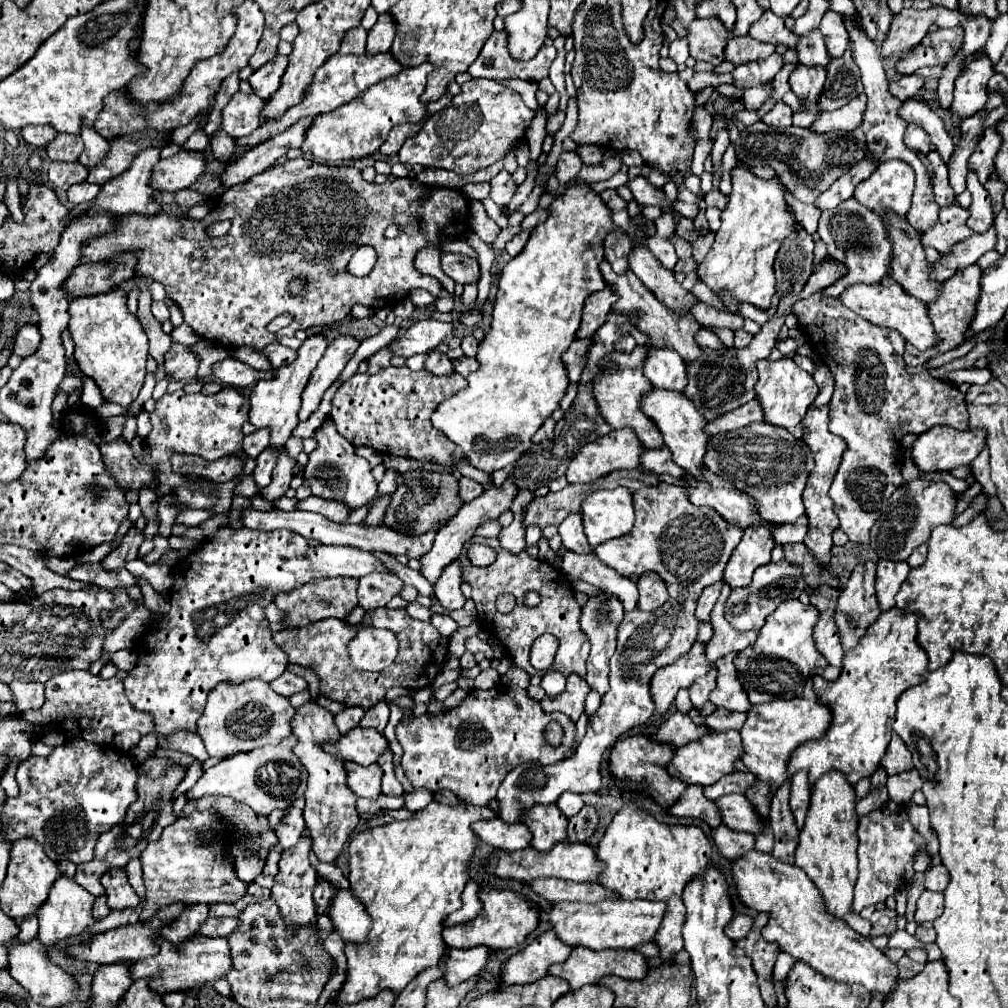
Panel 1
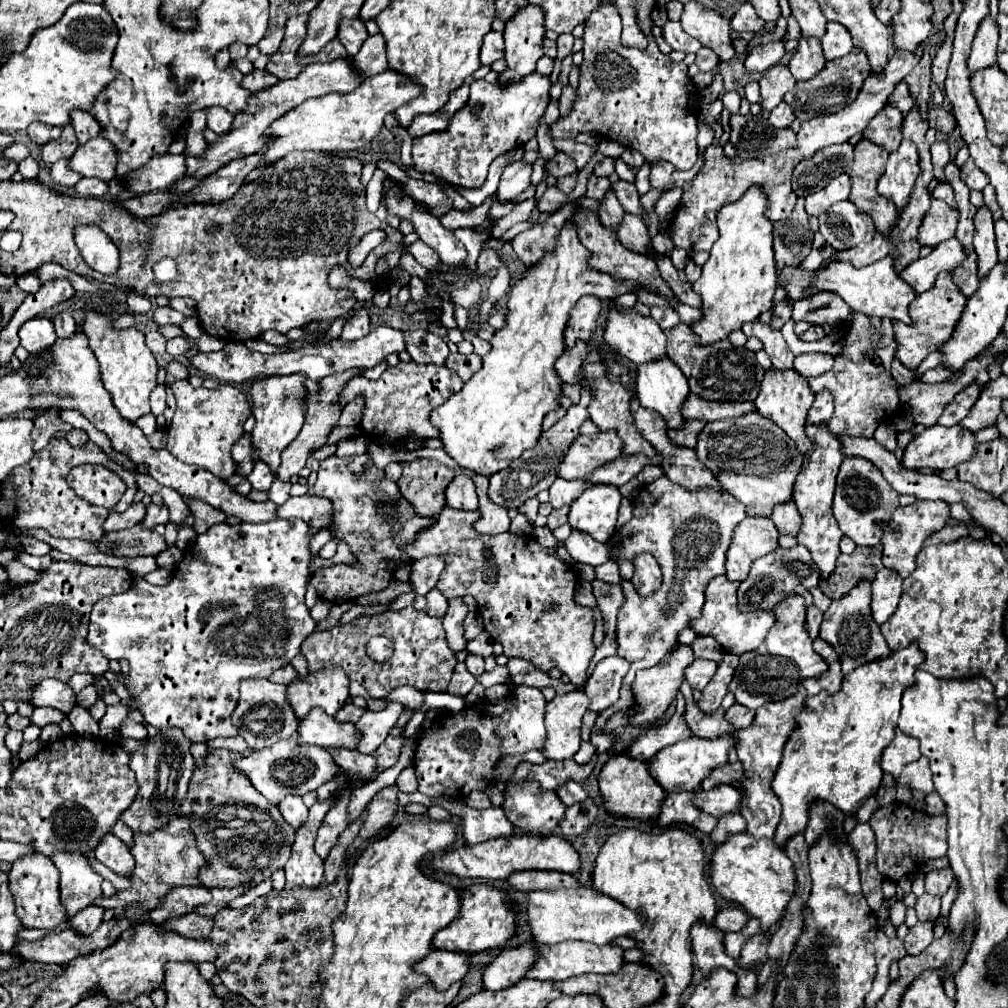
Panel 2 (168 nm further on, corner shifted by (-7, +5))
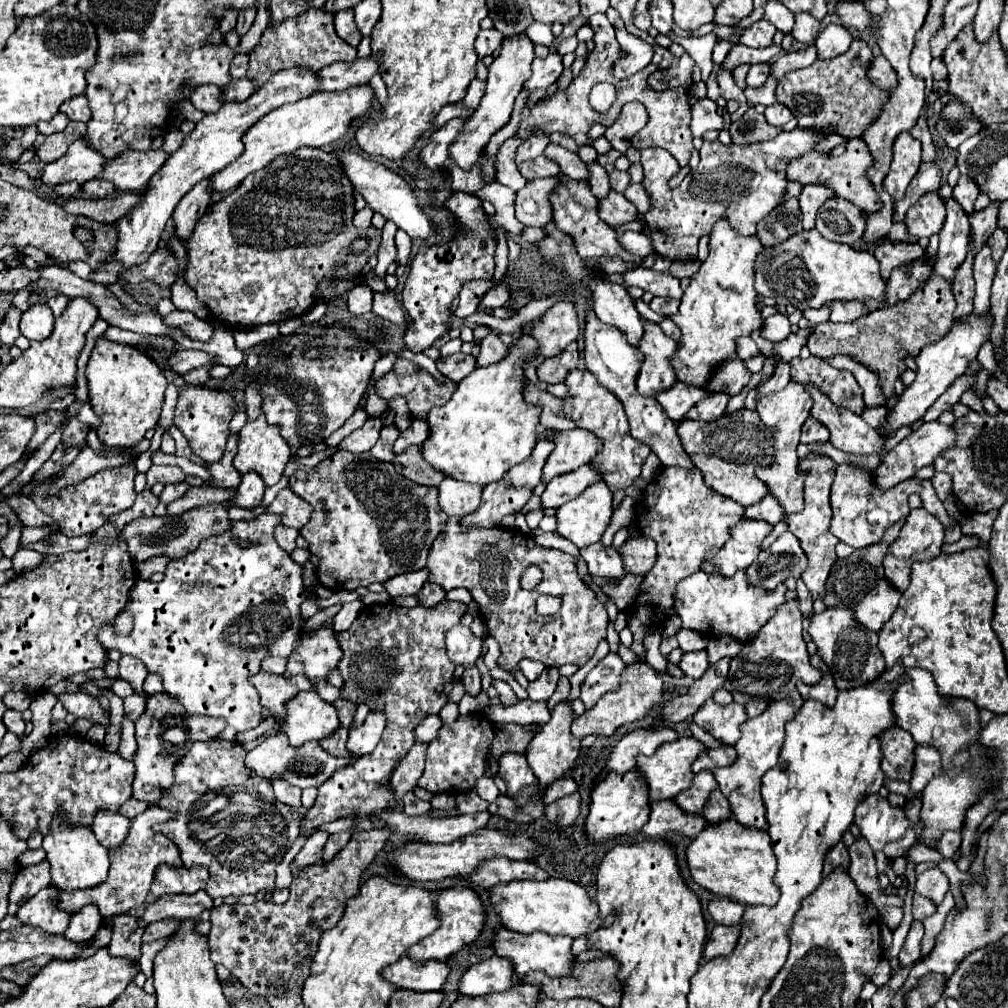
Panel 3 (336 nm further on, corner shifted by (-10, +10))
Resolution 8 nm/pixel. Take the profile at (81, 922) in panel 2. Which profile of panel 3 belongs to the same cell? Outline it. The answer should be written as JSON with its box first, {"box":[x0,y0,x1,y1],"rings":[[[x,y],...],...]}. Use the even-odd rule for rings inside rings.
{"box":[65,905,101,943],"rings":[[[85,905],[81,911],[71,915],[71,923],[65,931],[65,937],[79,943],[79,941],[87,941],[91,939],[101,925],[101,913],[95,905]]]}

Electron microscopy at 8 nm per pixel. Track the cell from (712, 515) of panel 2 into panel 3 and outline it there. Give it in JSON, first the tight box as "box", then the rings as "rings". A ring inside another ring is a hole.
{"box":[627,467,745,661],"rings":[[[663,467],[661,473],[647,485],[643,497],[643,509],[639,515],[641,533],[657,543],[657,563],[641,583],[641,591],[629,609],[627,629],[633,633],[633,651],[637,661],[645,659],[643,641],[653,625],[667,619],[667,613],[673,613],[677,583],[699,571],[705,563],[707,555],[719,553],[723,543],[731,537],[729,531],[737,525],[745,507],[737,501],[705,487],[703,475],[697,469],[679,469],[679,467]]]}

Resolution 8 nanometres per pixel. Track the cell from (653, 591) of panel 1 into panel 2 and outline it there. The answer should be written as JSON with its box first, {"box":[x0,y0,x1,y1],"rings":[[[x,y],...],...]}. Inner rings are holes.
{"box":[632,554,662,596],"rings":[[[638,554],[634,560],[632,584],[640,596],[650,596],[662,584],[662,572],[652,554]]]}

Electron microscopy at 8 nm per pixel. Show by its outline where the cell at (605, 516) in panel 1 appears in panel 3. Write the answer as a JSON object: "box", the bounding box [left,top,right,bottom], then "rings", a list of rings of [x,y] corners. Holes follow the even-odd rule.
{"box":[557,481,613,547],"rings":[[[605,481],[593,483],[579,497],[557,509],[557,533],[585,547],[601,541],[613,513],[613,493]]]}

